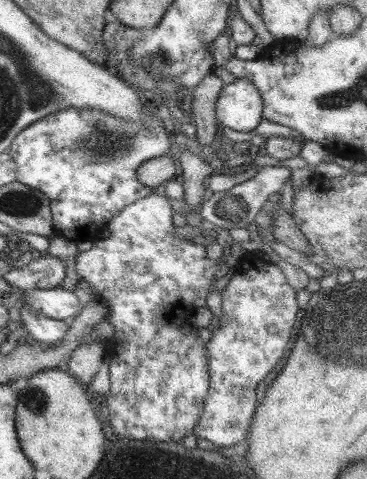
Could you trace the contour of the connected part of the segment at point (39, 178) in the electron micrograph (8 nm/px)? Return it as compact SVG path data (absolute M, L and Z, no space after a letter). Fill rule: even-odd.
M150 102L141 108L142 113L139 114L139 116L142 120L130 122L130 124L125 121L114 120L113 118L108 117L107 114L103 114L103 111L101 110L67 109L40 118L39 120L32 122L27 128L20 130L15 135L15 138L13 138L11 144L7 148L11 160L15 161L15 181L42 192L49 199L50 213L52 214L52 227L55 235L63 236L63 238L73 240L75 243L80 240L97 239L104 233L106 223L110 218L113 218L124 206L131 205L132 202L135 202L146 195L147 190L141 183L137 182L137 178L135 178L136 171L147 159L167 155L173 136L165 134L165 129L163 129L161 121L155 117L156 108L153 102Z

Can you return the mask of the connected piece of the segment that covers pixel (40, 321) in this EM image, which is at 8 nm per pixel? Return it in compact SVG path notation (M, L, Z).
M23 304L19 308L19 315L21 315L21 326L27 330L33 340L43 345L58 343L68 329L68 325L64 321L37 316L29 305Z

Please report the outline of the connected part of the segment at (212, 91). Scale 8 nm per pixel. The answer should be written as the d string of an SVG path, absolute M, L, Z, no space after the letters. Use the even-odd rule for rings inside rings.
M213 72L201 80L193 93L191 93L191 108L193 124L196 128L196 141L198 144L211 144L215 138L216 114L215 102L219 97L219 90L224 87L222 81Z

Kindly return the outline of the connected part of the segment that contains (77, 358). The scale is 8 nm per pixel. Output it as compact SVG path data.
M95 341L79 345L67 358L68 373L87 387L99 370L105 353L105 348Z

